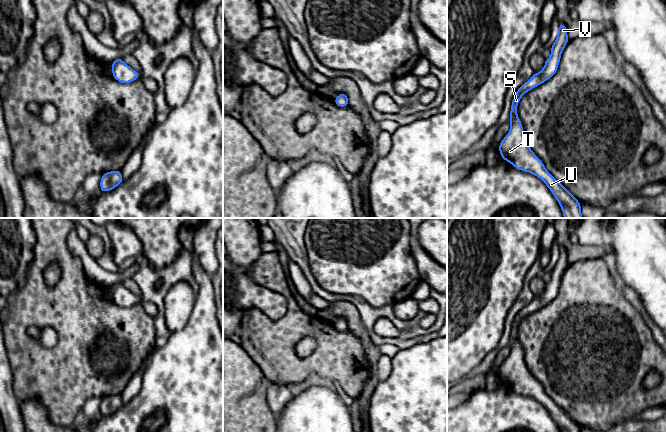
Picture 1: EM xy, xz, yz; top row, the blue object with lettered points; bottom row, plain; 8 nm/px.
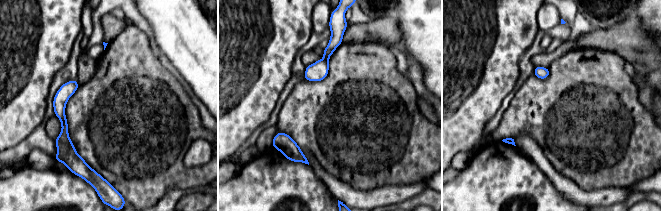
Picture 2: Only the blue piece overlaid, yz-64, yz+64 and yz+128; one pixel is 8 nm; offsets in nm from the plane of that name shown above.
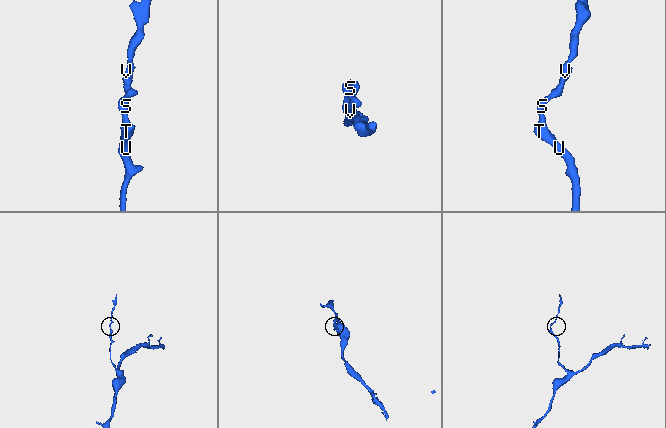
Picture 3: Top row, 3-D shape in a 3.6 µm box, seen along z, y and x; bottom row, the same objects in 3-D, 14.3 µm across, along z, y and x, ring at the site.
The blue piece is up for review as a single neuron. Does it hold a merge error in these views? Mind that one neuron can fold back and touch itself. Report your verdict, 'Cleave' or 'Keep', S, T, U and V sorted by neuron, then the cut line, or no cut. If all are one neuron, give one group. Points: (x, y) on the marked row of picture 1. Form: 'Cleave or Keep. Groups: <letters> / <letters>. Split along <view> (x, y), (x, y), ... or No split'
Keep. Groups: S T U V. No split

